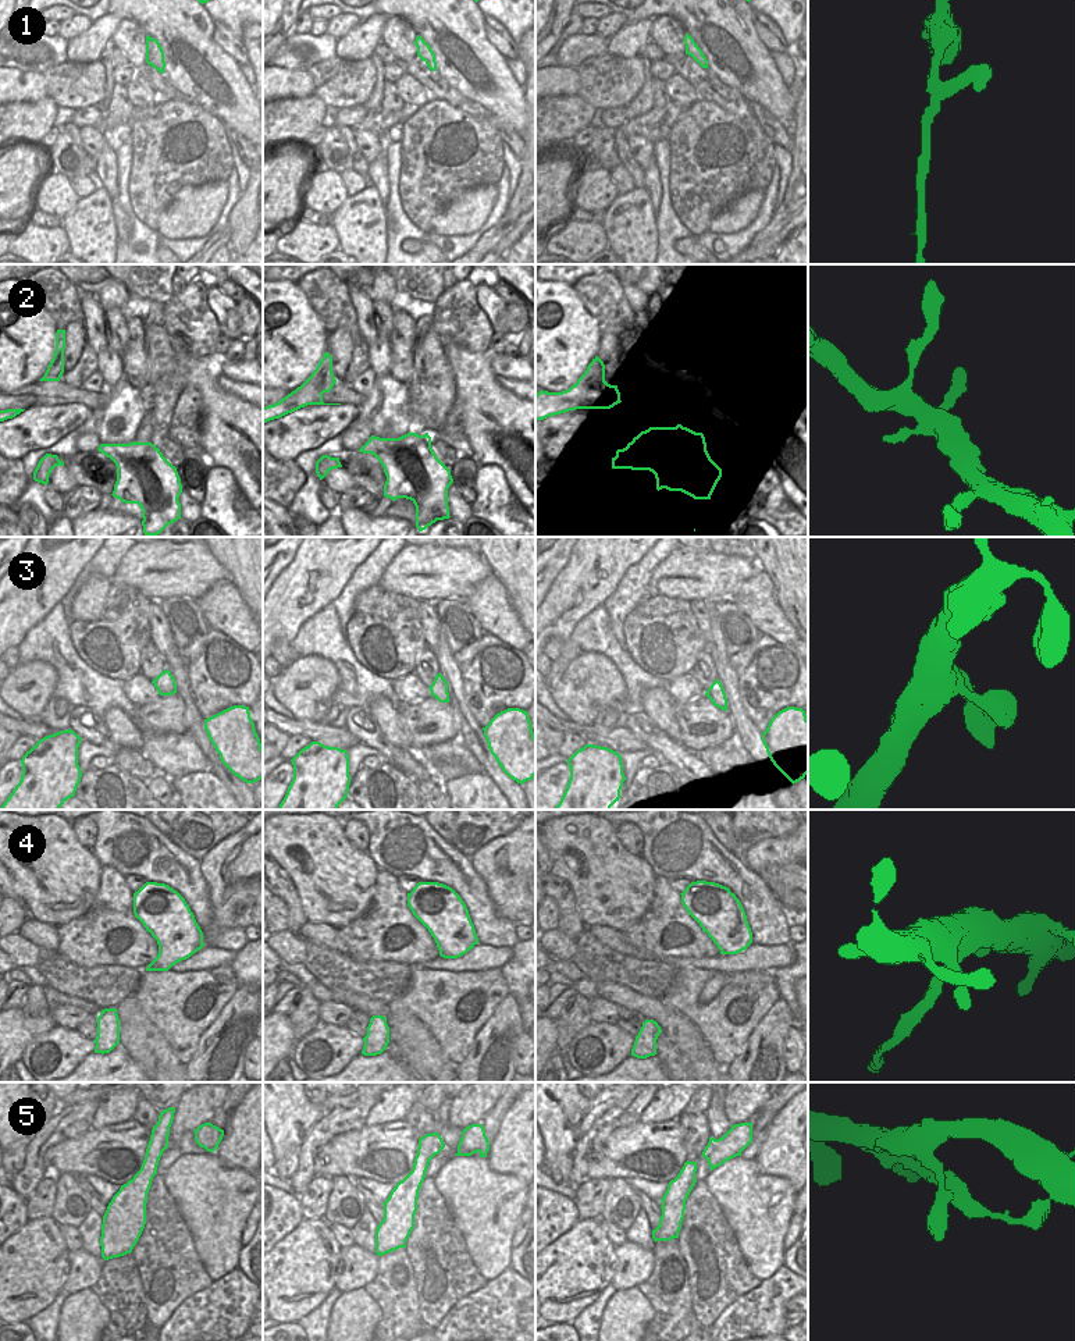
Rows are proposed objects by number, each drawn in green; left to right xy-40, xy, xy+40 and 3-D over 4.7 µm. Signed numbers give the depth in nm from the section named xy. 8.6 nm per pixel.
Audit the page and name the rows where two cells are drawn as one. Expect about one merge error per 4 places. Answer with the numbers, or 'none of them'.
1.

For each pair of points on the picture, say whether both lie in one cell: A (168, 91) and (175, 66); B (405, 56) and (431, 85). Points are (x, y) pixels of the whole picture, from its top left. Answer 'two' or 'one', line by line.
A: two
B: two

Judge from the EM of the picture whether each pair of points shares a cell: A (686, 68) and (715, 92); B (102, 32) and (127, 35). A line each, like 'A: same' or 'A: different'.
A: same
B: different

